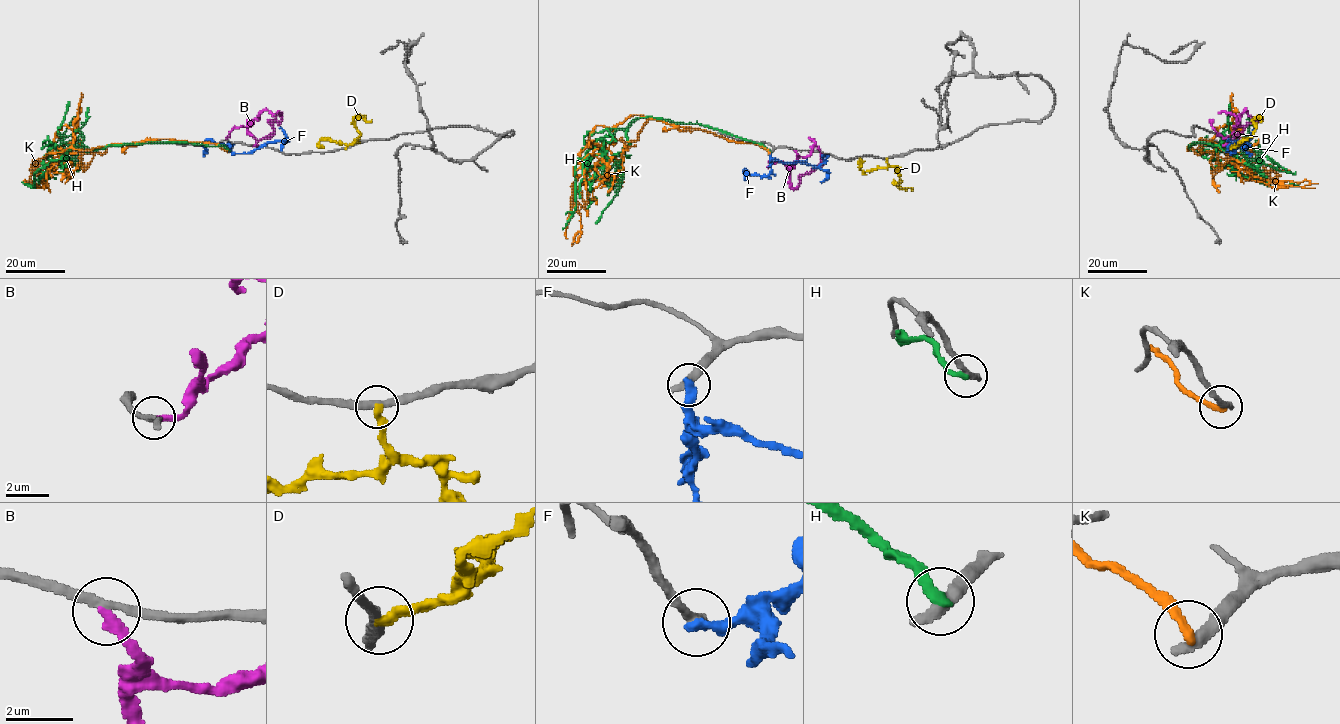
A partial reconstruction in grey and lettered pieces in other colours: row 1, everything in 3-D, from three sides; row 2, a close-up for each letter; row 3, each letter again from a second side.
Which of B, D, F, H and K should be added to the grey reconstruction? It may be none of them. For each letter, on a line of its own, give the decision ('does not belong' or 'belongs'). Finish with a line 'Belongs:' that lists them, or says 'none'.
B: does not belong
D: does not belong
F: does not belong
H: does not belong
K: does not belong
Belongs: none

